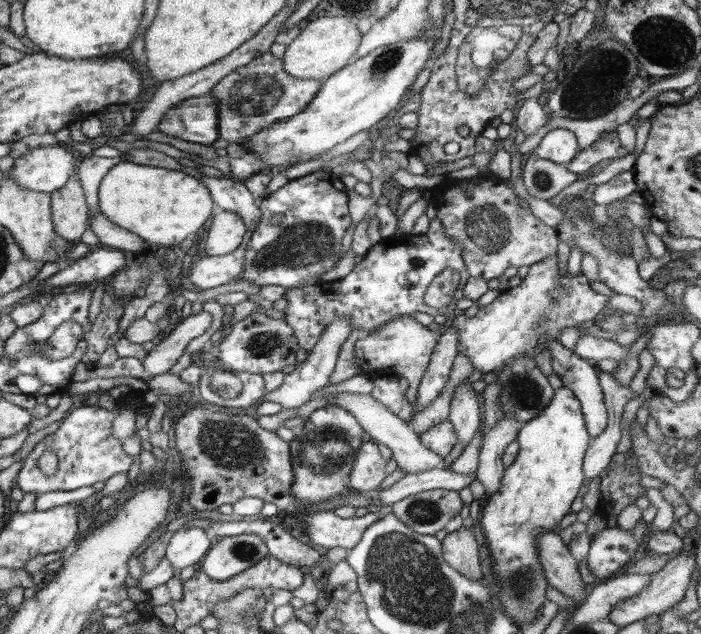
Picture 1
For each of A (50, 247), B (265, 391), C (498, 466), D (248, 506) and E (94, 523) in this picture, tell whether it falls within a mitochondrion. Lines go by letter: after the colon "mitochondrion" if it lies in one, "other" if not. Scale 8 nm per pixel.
A: mitochondrion
B: other
C: other
D: other
E: other

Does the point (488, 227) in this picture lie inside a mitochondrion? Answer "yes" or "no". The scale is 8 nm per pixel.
yes

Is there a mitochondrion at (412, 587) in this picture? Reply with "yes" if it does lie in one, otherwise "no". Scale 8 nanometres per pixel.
yes

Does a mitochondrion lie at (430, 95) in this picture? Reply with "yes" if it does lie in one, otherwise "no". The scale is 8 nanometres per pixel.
no

